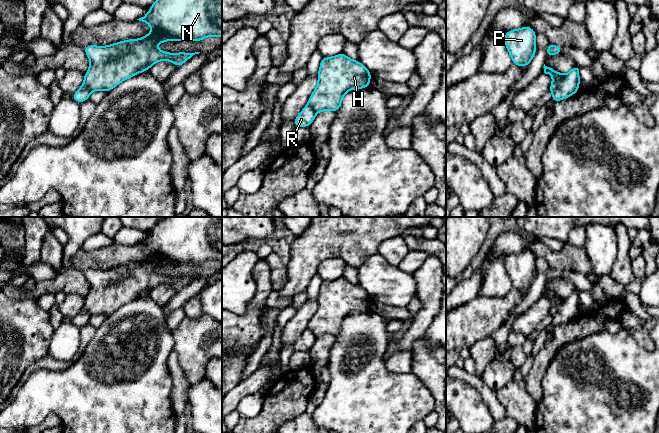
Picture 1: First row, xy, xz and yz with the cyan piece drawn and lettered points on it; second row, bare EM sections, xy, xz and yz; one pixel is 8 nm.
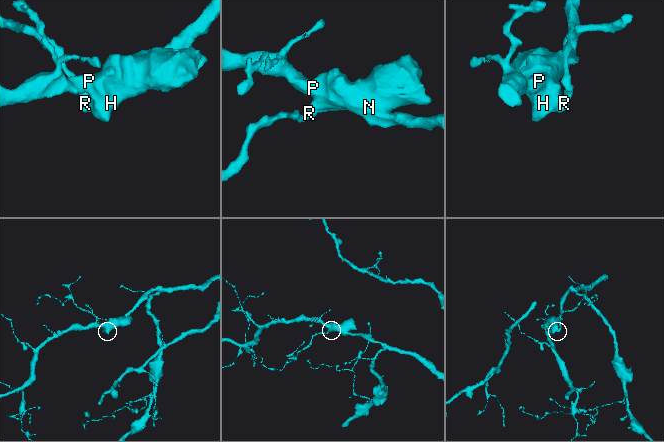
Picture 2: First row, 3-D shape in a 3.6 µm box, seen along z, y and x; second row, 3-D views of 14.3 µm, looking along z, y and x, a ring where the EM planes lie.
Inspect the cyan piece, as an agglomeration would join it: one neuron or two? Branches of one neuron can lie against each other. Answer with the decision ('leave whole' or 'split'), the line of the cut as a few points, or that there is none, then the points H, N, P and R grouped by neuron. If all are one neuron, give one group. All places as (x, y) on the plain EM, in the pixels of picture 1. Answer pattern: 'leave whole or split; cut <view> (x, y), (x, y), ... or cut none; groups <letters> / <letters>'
split; cut yz (563, 299), (561, 307), (552, 316); groups H N P / R

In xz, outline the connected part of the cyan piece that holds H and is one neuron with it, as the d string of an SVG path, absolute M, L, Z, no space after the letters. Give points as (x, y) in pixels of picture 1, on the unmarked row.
M342 276L333 281L323 281L317 301L318 308L309 321L307 328L316 337L321 335L336 336L339 334L343 320L349 314L369 311L372 299L360 285L352 284Z

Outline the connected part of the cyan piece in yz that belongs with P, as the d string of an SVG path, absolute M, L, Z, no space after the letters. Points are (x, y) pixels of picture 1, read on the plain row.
M525 250L504 257L505 270L513 288L518 291L528 290L536 277L536 256Z

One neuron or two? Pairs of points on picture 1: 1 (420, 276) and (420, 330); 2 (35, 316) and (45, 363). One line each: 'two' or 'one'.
1: one
2: two

